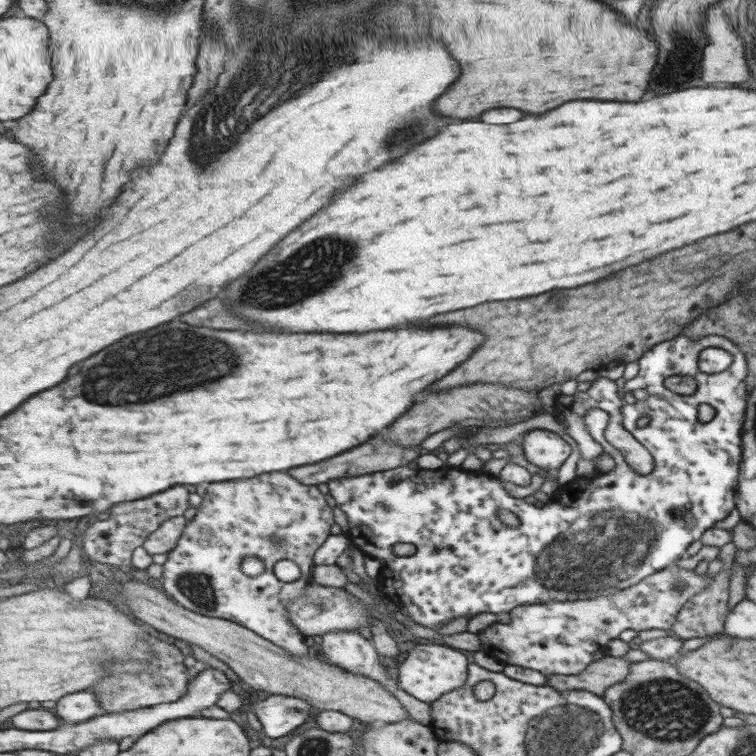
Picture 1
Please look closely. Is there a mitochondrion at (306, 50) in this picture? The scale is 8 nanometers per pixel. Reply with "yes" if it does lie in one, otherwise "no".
yes

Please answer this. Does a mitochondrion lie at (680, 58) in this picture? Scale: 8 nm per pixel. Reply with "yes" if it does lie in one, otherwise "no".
yes

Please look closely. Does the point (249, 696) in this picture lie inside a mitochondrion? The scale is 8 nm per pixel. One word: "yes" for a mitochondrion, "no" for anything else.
no

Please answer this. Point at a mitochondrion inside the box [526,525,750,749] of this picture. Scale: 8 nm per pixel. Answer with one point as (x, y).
(662, 710)

